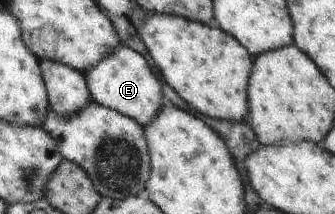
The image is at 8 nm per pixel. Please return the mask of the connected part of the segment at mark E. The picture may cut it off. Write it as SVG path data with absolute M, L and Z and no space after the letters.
M120 45L96 67L84 72L84 75L94 103L131 117L143 128L159 114L166 103L162 85L144 56L126 45Z

